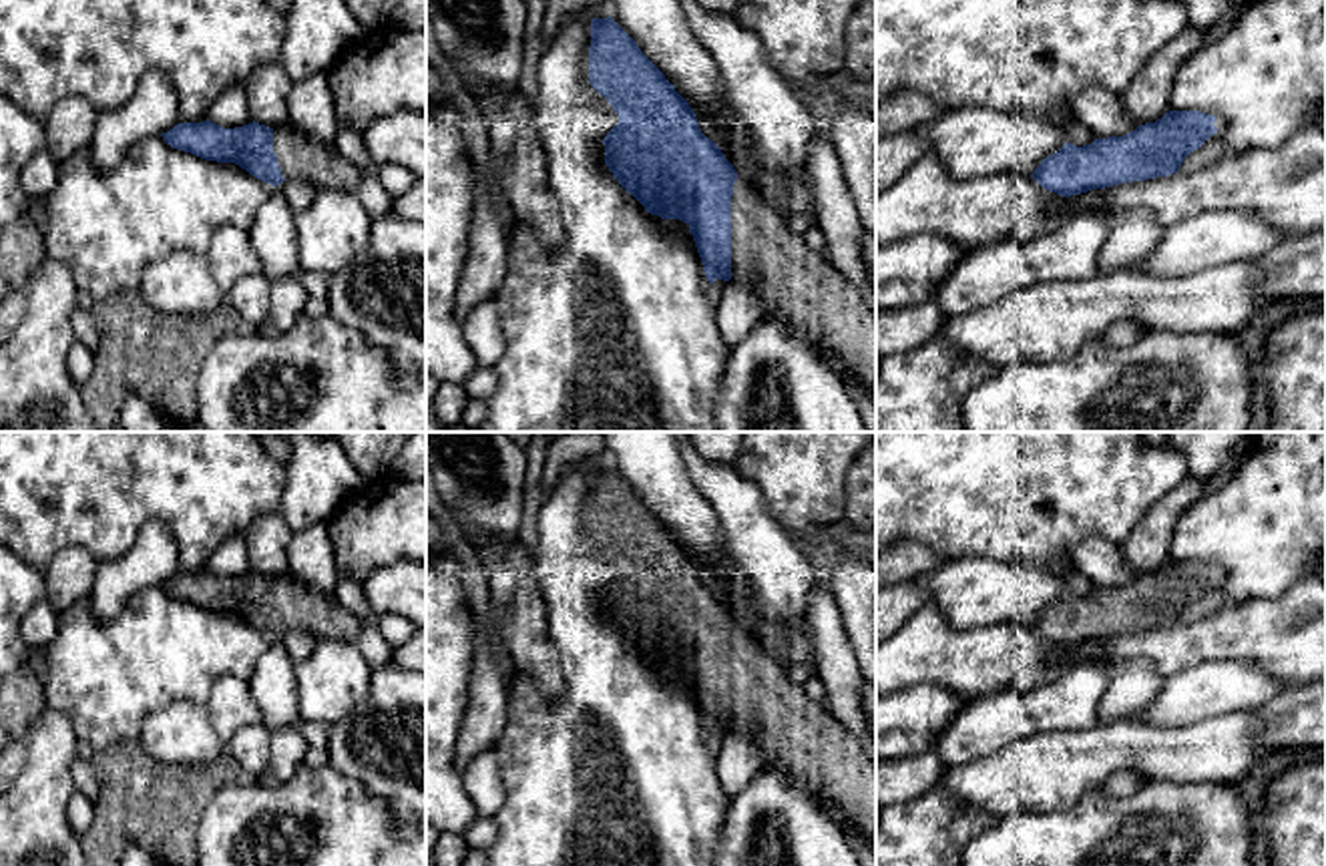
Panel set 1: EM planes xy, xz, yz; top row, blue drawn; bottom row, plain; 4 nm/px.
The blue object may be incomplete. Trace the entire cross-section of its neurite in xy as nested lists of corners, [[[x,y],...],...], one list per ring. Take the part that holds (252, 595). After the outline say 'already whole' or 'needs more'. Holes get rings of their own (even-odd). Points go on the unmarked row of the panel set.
[[[209,569],[179,573],[161,585],[173,599],[205,611],[235,613],[255,629],[277,637],[283,631],[301,631],[319,639],[356,643],[364,623],[344,609],[336,597],[313,593],[291,575],[269,579],[249,573],[223,579]]] | needs more

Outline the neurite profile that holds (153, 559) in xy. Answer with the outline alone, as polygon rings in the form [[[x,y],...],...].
[[[149,520],[121,559],[96,563],[90,613],[100,623],[110,621],[135,593],[161,587],[179,573],[183,569],[173,532],[161,520]]]

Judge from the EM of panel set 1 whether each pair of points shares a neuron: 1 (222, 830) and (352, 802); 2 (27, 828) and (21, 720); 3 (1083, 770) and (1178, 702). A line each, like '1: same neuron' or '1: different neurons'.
1: same neuron
2: different neurons
3: different neurons

